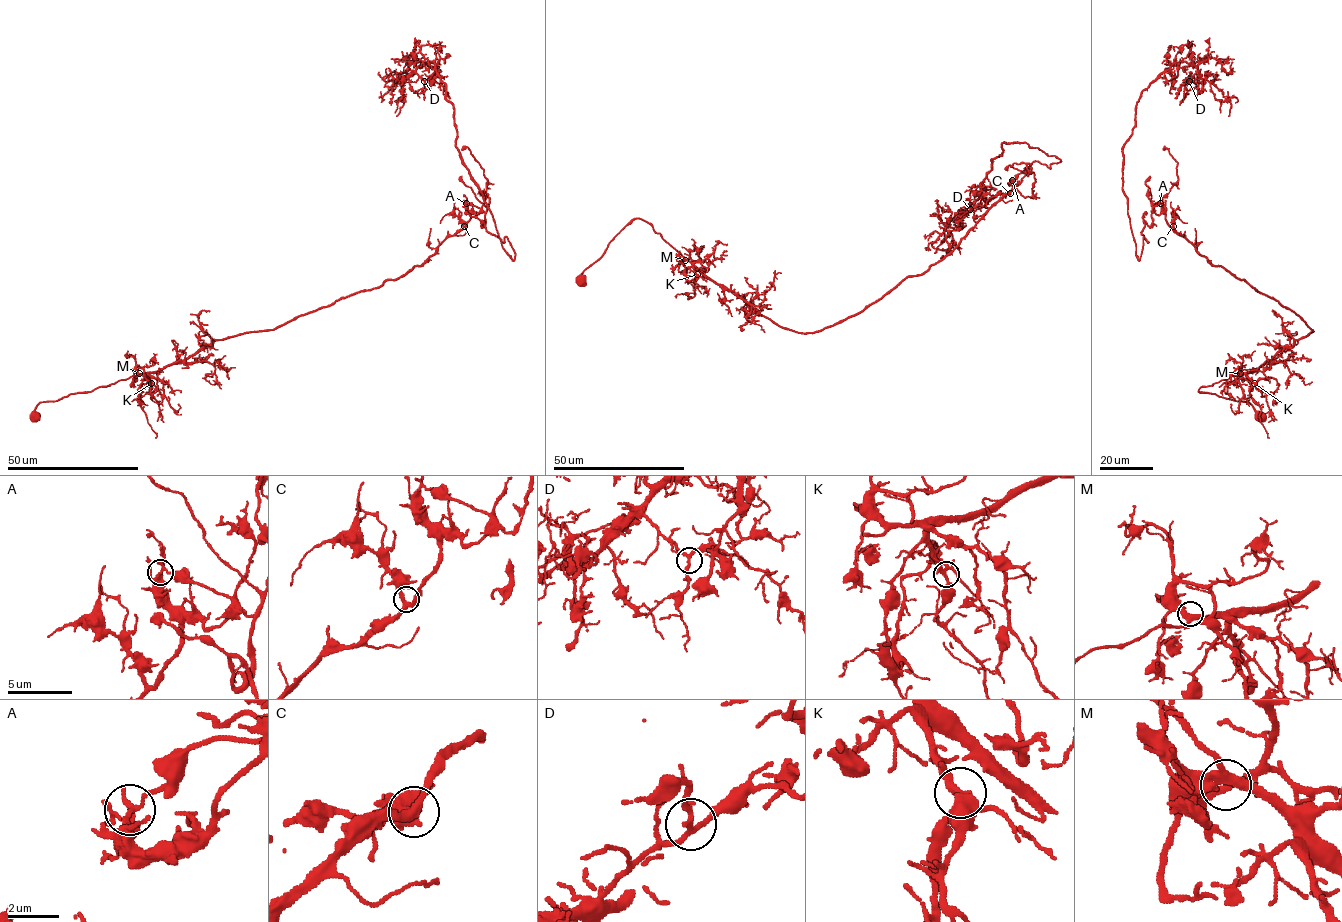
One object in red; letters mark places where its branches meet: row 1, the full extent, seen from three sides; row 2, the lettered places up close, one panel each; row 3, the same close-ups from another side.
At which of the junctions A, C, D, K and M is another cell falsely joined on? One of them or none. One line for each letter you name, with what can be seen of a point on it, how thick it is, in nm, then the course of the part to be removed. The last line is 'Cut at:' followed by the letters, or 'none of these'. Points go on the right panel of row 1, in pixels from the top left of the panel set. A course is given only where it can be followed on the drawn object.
A: (1160, 203) | 180 nm | (1160, 203), (1149, 226), (1143, 220), (1139, 260), (1123, 148), (1140, 93), (1186, 61), (1217, 99), (1235, 102)
Cut at: A

